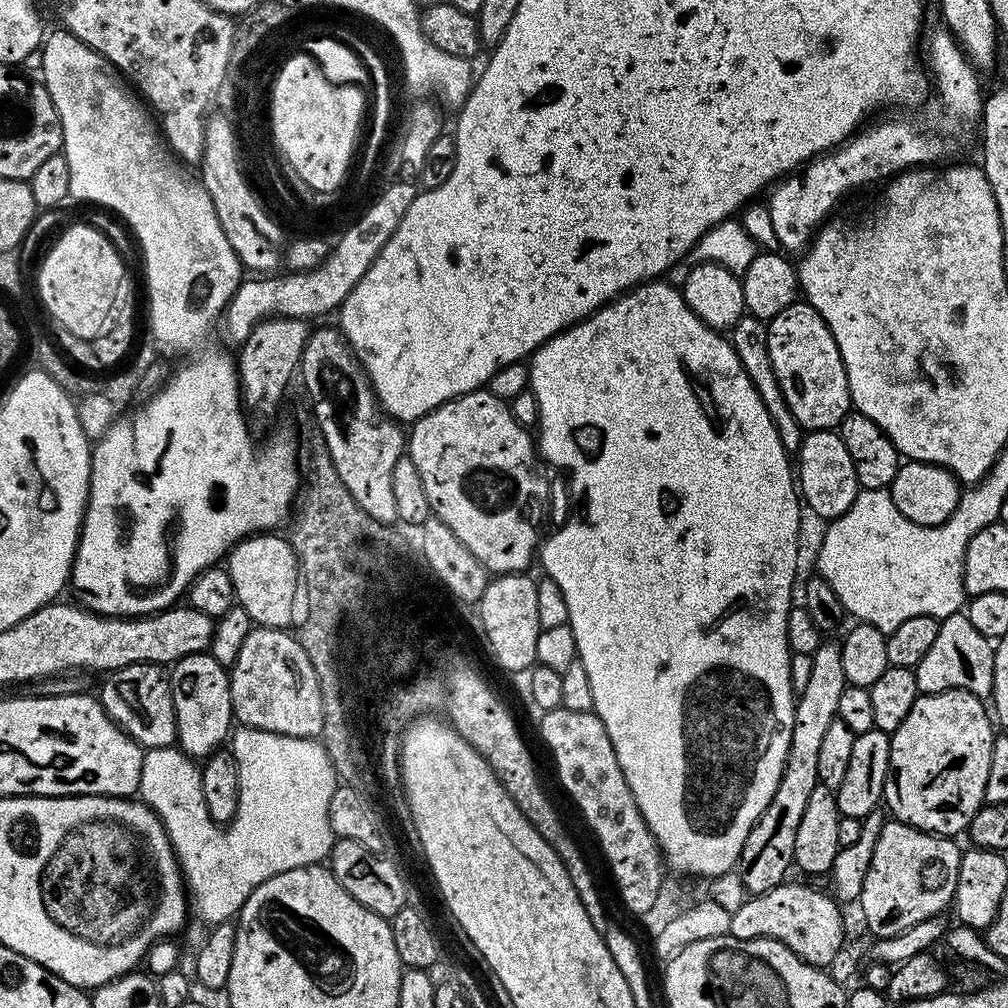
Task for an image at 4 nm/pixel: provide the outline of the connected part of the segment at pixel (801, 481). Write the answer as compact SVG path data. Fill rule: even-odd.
M839 431L808 432L798 459L798 492L807 511L809 508L814 515L821 516L824 522L831 522L854 506L854 498L862 489L858 474L854 474L854 458L850 458L850 450L846 450L846 442L842 442Z

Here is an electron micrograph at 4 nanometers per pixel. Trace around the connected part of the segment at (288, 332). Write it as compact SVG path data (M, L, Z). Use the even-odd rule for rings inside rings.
M289 316L269 318L256 324L244 343L239 345L238 371L242 403L245 413L253 421L268 420L279 410L280 399L300 367L300 359L310 335L308 326L308 320L295 320Z

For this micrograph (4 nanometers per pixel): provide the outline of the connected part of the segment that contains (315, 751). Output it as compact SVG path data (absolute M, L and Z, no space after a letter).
M243 726L237 727L230 736L230 751L236 758L236 769L238 770L238 778L240 779L240 793L238 794L238 810L236 816L232 819L232 823L227 827L215 824L210 818L210 810L206 810L206 798L202 798L202 778L200 777L200 768L184 768L190 764L189 757L185 756L183 752L177 750L175 747L170 748L154 748L145 755L144 770L145 773L152 774L159 768L176 768L172 772L172 776L176 780L184 779L184 800L156 800L151 801L150 807L153 812L159 816L164 824L166 834L172 843L172 849L176 855L176 860L180 863L180 871L184 874L184 883L187 891L190 893L190 904L202 919L208 923L208 926L215 926L217 924L229 923L239 913L240 908L246 902L246 898L250 898L250 894L258 886L262 886L262 882L266 882L272 876L282 874L286 870L294 870L295 868L306 868L309 866L316 866L321 863L320 860L329 855L332 851L334 837L332 834L332 827L330 826L330 798L334 794L334 790L338 787L338 773L332 766L332 760L328 757L328 751L324 749L323 743L319 739L313 738L307 740L306 738L290 738L282 734L270 734L263 732L257 728L245 728Z

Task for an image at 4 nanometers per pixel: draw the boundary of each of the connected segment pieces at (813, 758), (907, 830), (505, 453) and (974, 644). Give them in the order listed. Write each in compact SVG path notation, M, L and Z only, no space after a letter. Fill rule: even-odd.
M821 642L812 655L813 666L806 690L796 696L794 710L794 730L790 734L790 750L778 790L770 798L770 806L762 810L758 822L750 830L742 846L738 861L738 871L748 894L768 892L774 886L785 883L788 871L794 868L794 837L798 835L798 822L802 822L802 813L806 810L814 786L820 783L818 778L818 754L830 722L838 717L838 701L842 690L848 687L846 670L842 670L842 650L840 644Z
M885 823L883 830L878 834L878 842L874 846L874 858L870 858L870 870L866 870L866 882L862 886L862 894L858 901L860 912L864 915L864 924L873 932L873 937L890 938L894 934L902 934L910 930L910 926L926 922L926 918L941 915L945 911L943 908L953 903L962 855L962 848L956 843L955 839L920 832L908 824Z
M486 390L467 392L465 396L446 401L415 421L411 428L406 436L406 454L422 478L432 507L431 515L446 522L454 538L458 538L489 573L527 573L542 540L535 520L544 516L544 480L536 473L538 448L533 433L517 422L505 401L494 398L494 394Z
M968 615L947 616L940 621L938 638L934 638L934 646L930 646L926 658L922 658L922 662L918 662L914 669L918 690L921 694L927 694L957 688L981 698L991 697L995 657L993 641L987 640L982 634L978 634L978 630L974 630Z

